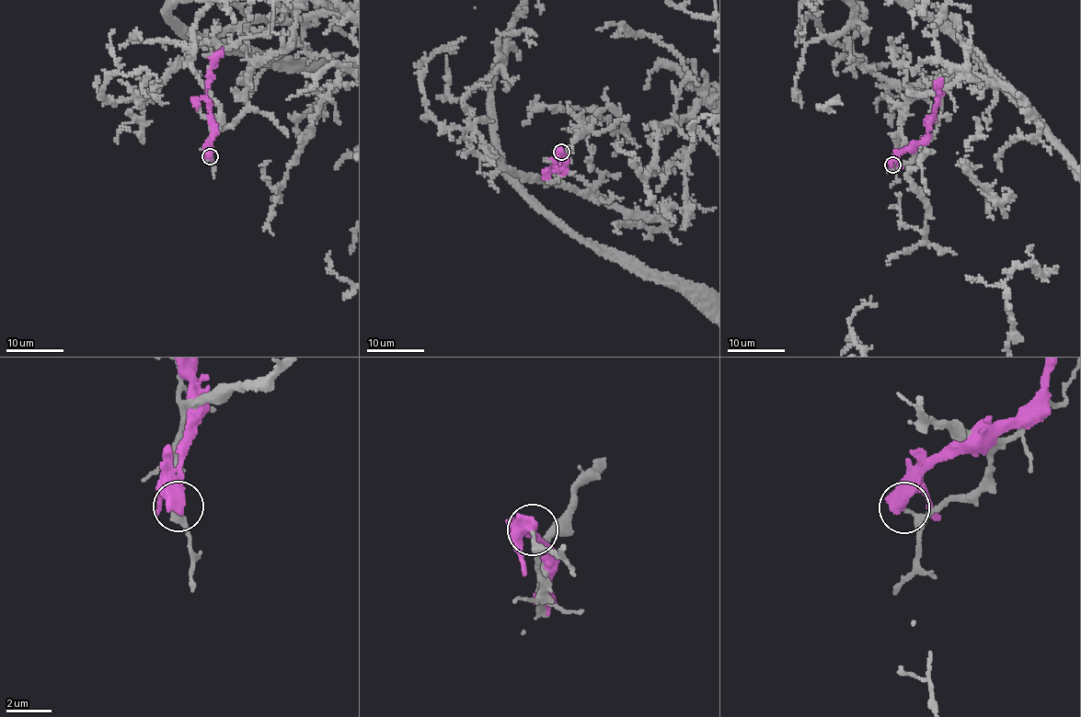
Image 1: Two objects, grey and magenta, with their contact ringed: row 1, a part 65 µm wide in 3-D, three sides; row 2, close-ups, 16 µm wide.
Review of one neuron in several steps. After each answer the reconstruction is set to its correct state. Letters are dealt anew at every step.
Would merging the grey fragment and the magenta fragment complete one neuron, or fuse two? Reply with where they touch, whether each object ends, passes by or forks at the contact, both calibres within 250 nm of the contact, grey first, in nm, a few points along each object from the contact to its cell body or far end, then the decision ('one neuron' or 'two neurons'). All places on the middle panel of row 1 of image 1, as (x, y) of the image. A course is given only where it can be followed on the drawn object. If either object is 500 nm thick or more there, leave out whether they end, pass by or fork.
(561, 152) | 180/650 nm | grey via (561, 153), (606, 108), (695, 144), (714, 102), (530, 29), (495, 68), (499, 163) | magenta via (561, 153), (566, 162), (562, 170), (558, 167), (556, 170), (554, 162), (562, 155) | two neurons

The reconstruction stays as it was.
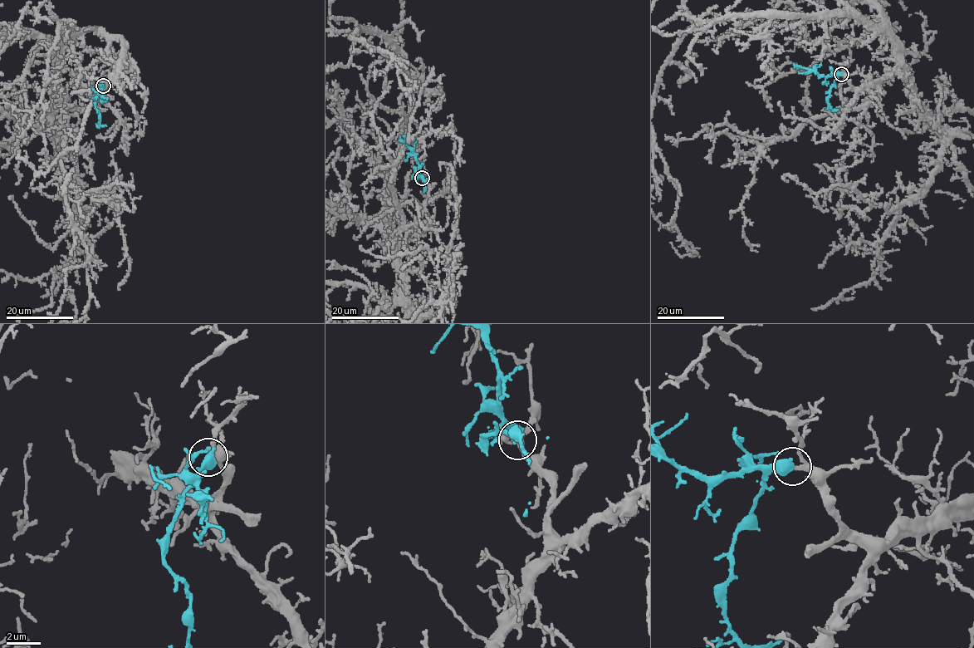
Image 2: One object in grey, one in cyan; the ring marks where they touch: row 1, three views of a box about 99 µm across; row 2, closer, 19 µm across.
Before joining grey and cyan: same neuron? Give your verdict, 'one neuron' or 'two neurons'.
one neuron

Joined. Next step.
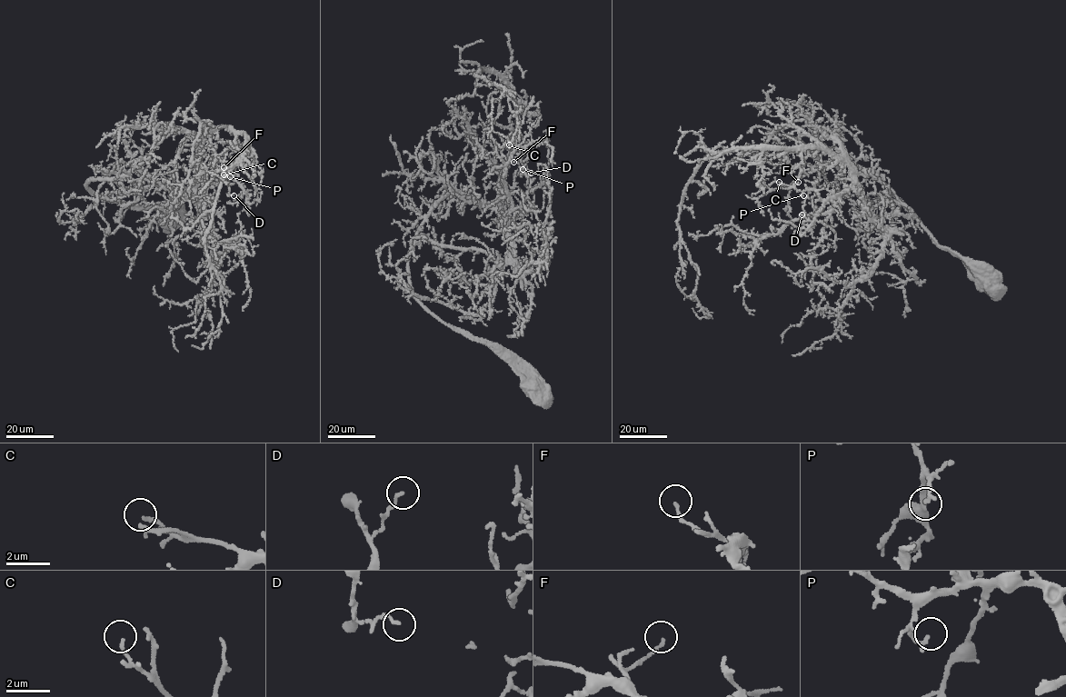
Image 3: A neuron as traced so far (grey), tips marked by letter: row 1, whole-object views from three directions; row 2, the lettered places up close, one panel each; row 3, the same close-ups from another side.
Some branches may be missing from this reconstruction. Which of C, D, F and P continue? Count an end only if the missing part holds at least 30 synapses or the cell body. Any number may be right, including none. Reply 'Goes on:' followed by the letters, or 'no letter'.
Goes on: no letter

